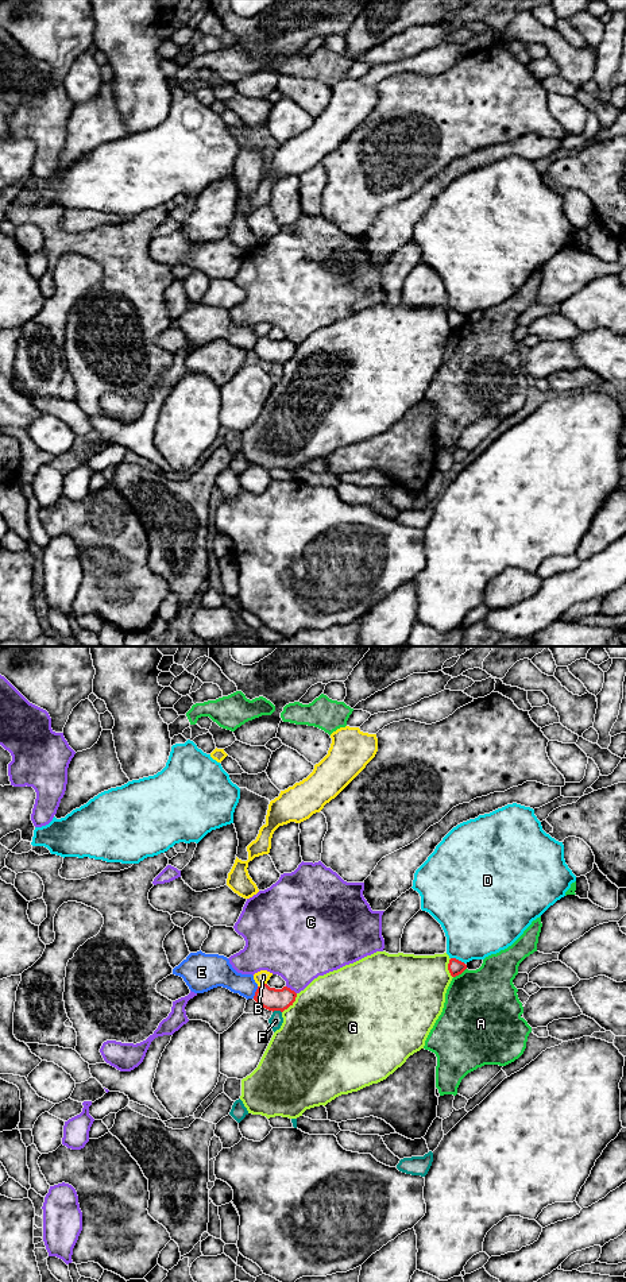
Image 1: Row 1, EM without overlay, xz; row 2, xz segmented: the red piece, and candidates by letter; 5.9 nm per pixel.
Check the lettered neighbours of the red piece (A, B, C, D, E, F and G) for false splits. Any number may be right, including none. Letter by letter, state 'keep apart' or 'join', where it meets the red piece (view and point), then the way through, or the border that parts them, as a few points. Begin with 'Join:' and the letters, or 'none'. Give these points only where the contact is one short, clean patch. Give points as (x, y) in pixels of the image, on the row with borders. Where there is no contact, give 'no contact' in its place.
Join: none
A: keep apart | xz (459, 973)
B: keep apart | xz (263, 984) | along xz (266, 983), (258, 987)
C: keep apart | xz (290, 989)
D: keep apart | xz (458, 960)
E: keep apart | xz (255, 992)
F: keep apart | xz (277, 1010) | along xz (281, 1011), (273, 1012)
G: keep apart | xz (292, 1003)

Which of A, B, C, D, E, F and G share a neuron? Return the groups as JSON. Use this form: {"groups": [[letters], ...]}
{"groups": [["A"], ["B"], ["C"], ["D"], ["E", "F"], ["G"]]}

